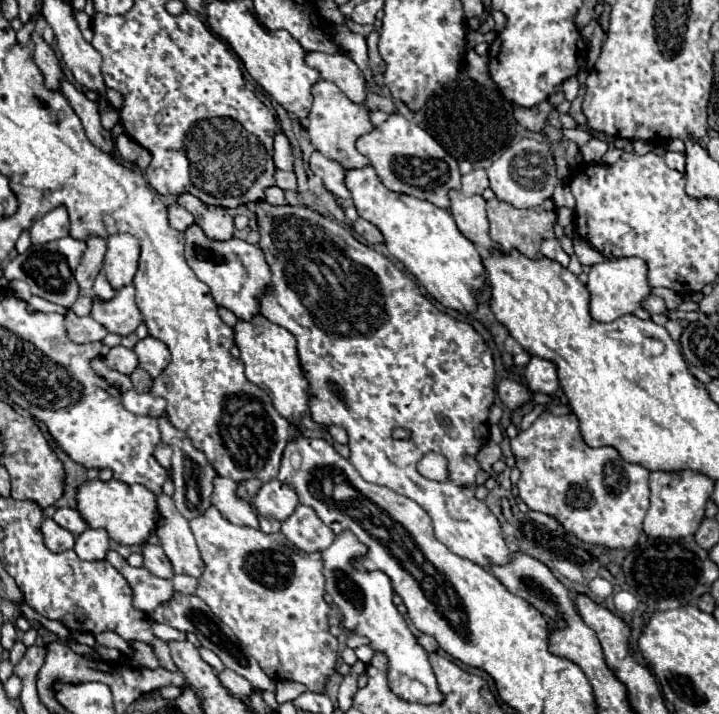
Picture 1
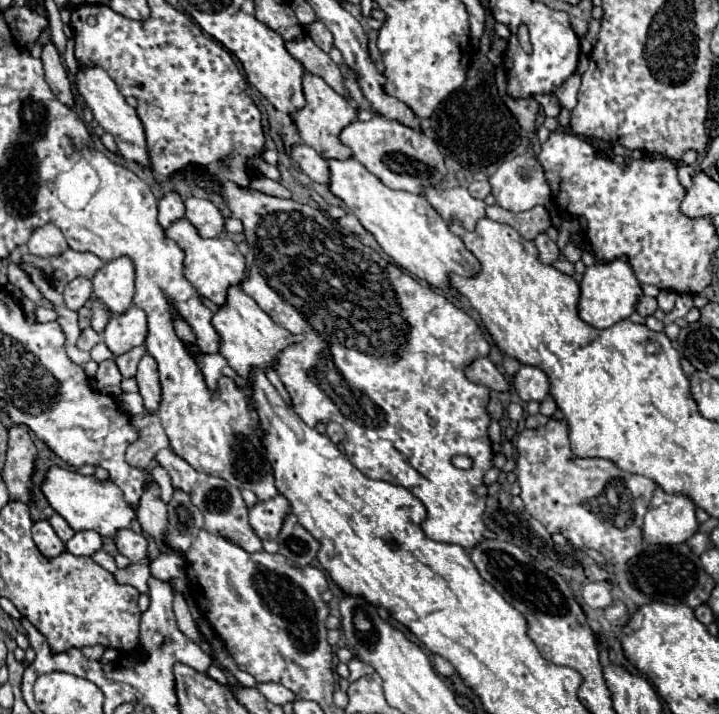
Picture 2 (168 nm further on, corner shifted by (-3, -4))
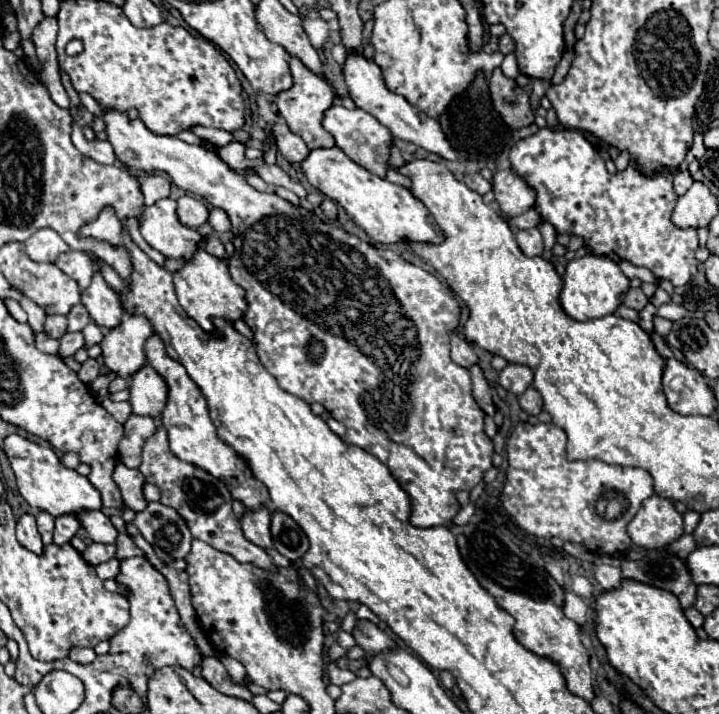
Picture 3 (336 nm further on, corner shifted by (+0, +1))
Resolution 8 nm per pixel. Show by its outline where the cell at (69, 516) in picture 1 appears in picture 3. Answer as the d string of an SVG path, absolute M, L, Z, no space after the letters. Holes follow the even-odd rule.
M42 511L38 517L36 517L36 523L38 523L38 531L42 535L42 541L44 545L50 545L52 543L52 535L54 535L54 517L46 511Z

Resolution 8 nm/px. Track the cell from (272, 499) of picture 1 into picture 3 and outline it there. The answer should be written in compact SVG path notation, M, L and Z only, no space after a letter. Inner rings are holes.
M266 505L246 511L244 517L240 519L242 523L242 531L244 535L256 543L262 549L268 549L272 545L272 537L270 537L270 509Z

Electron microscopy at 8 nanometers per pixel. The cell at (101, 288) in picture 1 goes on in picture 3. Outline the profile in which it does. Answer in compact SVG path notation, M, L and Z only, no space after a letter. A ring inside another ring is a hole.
M94 321L88 323L88 325L82 329L82 333L84 333L84 339L86 339L86 347L100 343L102 337L104 337L104 335L102 335L102 327L100 327L100 325L94 325Z

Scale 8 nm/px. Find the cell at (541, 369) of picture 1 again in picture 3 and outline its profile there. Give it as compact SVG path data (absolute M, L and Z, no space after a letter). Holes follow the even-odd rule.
M508 363L502 371L500 371L500 385L514 393L514 395L522 395L534 381L534 373L530 367L526 365L518 365L518 363Z

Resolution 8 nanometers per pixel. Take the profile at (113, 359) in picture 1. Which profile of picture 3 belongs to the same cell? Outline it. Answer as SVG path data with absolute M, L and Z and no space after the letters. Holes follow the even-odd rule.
M88 357L84 363L82 363L82 369L78 371L78 377L84 381L84 383L92 383L96 377L100 375L100 363L92 357Z

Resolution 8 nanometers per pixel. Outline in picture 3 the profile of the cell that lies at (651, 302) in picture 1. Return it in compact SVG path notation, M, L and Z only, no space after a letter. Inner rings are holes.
M630 289L626 293L626 299L624 299L624 305L634 309L634 311L642 311L642 307L648 305L648 303L650 303L650 299L644 295L642 289Z

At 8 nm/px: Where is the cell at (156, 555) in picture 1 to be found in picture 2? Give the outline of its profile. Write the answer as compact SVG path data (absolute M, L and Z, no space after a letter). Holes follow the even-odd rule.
M119 528L115 532L113 542L117 546L117 552L123 554L123 556L127 556L131 562L149 564L149 558L147 558L147 542L145 542L143 536L135 534L129 528Z

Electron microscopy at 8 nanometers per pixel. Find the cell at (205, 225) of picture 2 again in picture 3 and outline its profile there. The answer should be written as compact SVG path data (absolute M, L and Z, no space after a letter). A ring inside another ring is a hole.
M194 195L180 197L176 213L178 213L178 219L180 219L182 225L194 227L194 229L200 227L200 225L204 225L208 221L208 217L210 217L208 205L202 199L194 197Z

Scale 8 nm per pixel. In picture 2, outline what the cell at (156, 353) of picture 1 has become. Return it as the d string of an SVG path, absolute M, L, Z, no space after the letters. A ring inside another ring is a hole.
M145 354L141 358L135 380L137 380L137 386L139 386L139 394L143 396L145 410L157 412L159 402L161 402L161 386L159 386L157 362L153 362L153 358L149 354Z

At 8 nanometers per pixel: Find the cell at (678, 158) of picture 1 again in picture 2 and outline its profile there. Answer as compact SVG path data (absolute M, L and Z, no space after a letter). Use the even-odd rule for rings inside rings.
M679 164L679 182L683 188L691 188L691 178L697 174L695 166L687 166L687 164Z

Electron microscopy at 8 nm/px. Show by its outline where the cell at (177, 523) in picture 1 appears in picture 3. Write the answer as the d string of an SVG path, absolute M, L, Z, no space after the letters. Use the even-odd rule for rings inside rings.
M118 463L114 469L114 481L118 483L128 509L132 509L136 513L146 509L148 501L144 499L144 491L142 491L146 481L138 469L128 469L126 465Z

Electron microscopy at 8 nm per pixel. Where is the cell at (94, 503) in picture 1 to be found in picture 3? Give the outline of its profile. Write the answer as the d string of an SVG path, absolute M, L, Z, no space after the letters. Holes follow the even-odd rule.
M10 435L4 439L4 451L12 463L18 491L28 501L30 507L38 507L42 511L48 511L52 517L60 515L78 515L82 511L100 511L102 509L102 495L94 485L90 485L90 479L80 475L74 469L68 469L62 465L60 457L50 447L42 447L34 441L28 441L20 435Z

